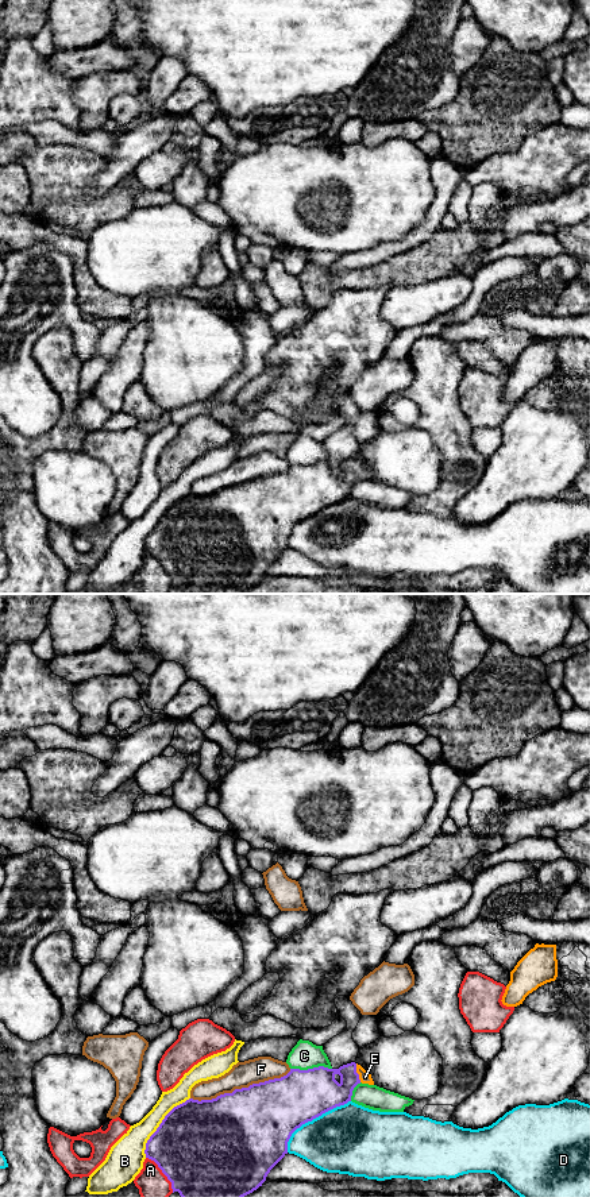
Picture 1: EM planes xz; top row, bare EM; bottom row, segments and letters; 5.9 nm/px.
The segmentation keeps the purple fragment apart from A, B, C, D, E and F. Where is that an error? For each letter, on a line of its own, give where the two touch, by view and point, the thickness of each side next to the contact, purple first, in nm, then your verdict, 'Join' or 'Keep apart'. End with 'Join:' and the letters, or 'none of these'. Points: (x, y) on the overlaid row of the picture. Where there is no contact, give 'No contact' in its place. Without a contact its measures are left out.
A: Touches purple at xz (162, 1172). Thickness 500 nm (purple) against 180 nm. Keep apart
B: Touches purple at xz (159, 1124). Thickness 500 nm (purple) against 190 nm. Keep apart
C: Touches purple at xz (311, 1069). Thickness 320 nm (purple) against 170 nm. Keep apart
D: Touches purple at xz (312, 1119). Thickness 360 nm (purple) against 420 nm. Keep apart
E: Touches purple at xz (357, 1073). Thickness 240 nm (purple) against 70 nm. Join
F: Touches purple at xz (242, 1088). Thickness 480 nm (purple) against 150 nm. Keep apart
Join: E

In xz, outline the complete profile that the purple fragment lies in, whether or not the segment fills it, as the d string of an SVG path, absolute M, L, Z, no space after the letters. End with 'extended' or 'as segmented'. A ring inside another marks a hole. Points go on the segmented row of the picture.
M351 1062L339 1069L324 1066L290 1071L248 1088L235 1089L212 1100L193 1100L174 1107L146 1143L146 1158L154 1161L181 1197L244 1197L266 1181L270 1170L288 1154L292 1134L302 1124L351 1101L358 1084L374 1085L371 1074Z; extended

